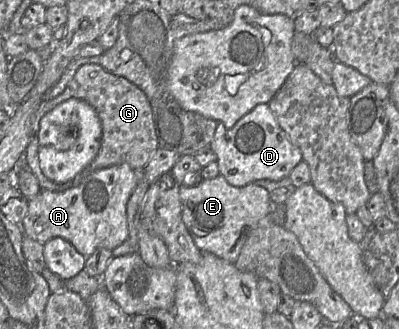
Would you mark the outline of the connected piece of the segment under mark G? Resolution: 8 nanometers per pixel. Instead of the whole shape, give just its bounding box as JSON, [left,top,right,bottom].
[25,64,159,192]

